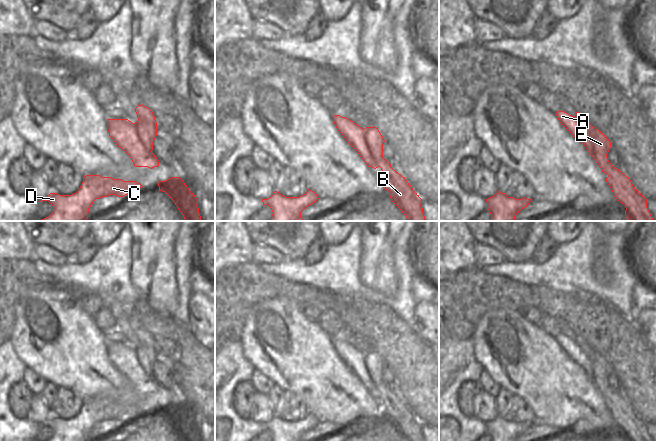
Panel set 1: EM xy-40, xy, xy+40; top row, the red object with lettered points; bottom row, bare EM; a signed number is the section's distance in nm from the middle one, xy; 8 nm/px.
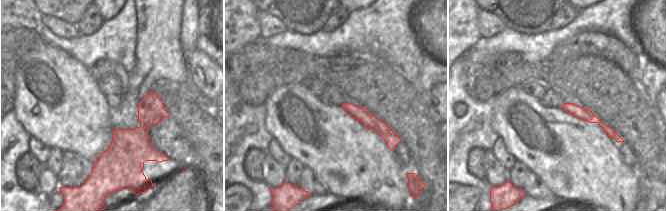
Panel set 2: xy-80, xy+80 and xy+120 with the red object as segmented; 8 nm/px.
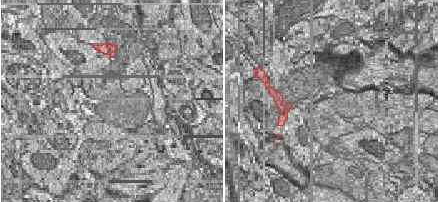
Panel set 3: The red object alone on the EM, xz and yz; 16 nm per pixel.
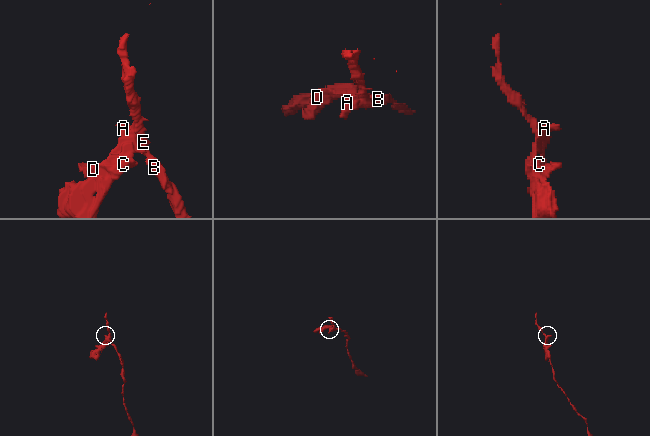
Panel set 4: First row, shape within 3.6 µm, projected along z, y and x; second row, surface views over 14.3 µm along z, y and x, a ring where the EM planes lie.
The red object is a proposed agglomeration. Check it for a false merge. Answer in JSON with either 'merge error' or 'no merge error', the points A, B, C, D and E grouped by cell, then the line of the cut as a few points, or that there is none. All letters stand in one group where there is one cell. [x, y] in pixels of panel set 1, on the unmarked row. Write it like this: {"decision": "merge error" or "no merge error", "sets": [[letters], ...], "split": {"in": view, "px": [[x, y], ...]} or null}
{"decision": "merge error", "sets": [["A", "C", "D"], ["B", "E"]], "split": {"in": "xy+40", "px": [[574, 340], [590, 360], [592, 366], [591, 379]]}}

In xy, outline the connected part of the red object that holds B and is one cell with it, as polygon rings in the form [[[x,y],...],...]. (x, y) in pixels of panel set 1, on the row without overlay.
[[[375,350],[366,351],[365,362],[371,378],[385,400],[381,408],[389,416],[391,425],[406,441],[425,441],[421,430],[422,423],[413,414],[405,401],[396,396],[391,391],[391,388],[383,382],[383,368],[385,364],[379,354]]]

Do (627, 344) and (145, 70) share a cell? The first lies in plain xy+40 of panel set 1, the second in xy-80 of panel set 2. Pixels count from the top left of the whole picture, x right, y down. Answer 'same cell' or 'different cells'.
different cells

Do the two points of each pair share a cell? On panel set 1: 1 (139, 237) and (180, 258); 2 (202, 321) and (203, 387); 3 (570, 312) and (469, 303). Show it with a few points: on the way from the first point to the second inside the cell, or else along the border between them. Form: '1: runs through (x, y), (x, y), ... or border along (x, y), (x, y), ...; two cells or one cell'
1: border along (178, 231), (173, 244), (174, 277); two cells
2: border along (189, 328), (198, 338), (204, 340); two cells
3: runs through (545, 299), (542, 297), (494, 297); one cell

